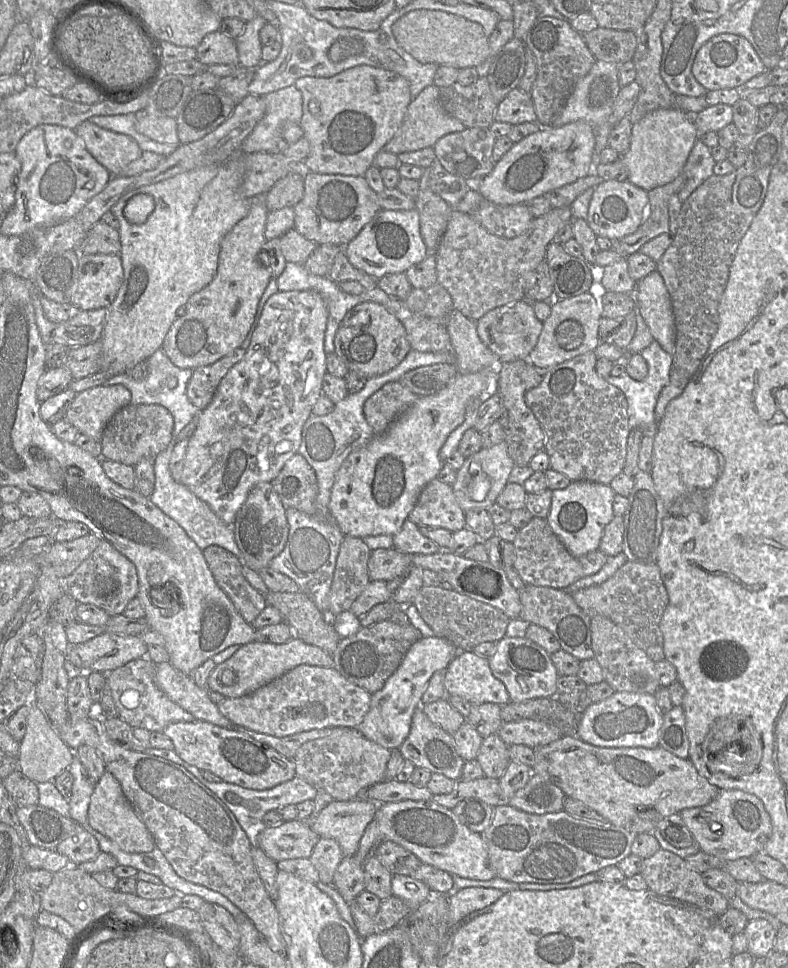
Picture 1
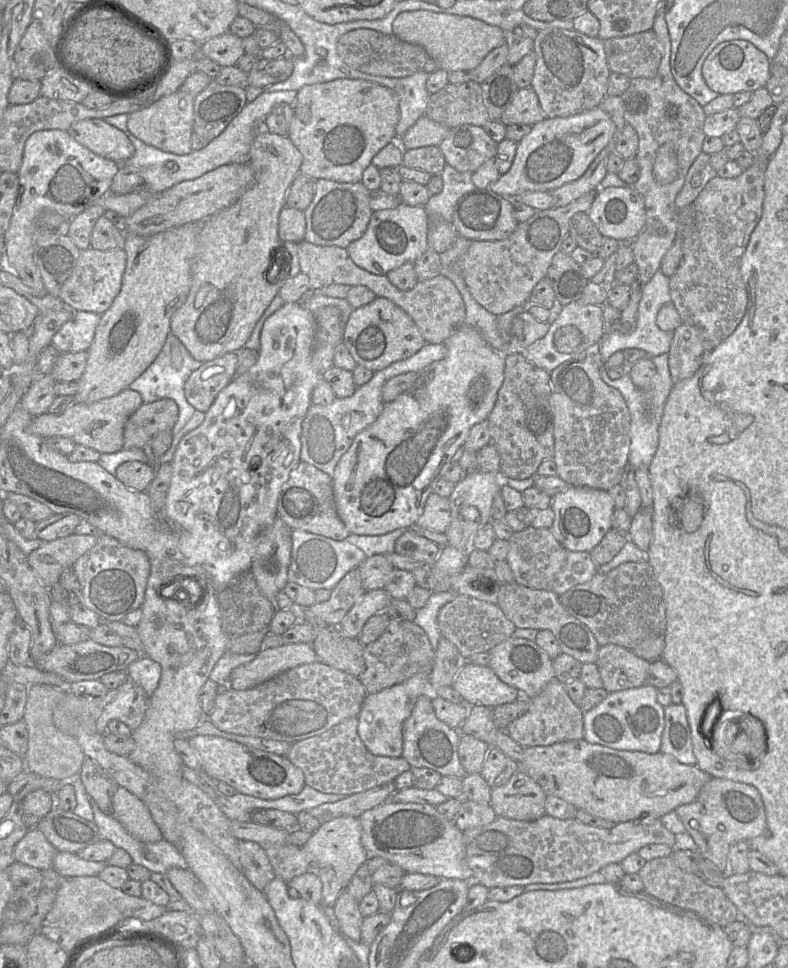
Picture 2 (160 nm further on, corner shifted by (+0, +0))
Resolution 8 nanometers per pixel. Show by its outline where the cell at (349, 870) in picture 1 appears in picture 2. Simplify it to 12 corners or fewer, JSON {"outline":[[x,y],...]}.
{"outline":[[345,887],[334,905],[341,934],[362,940],[364,916]]}

